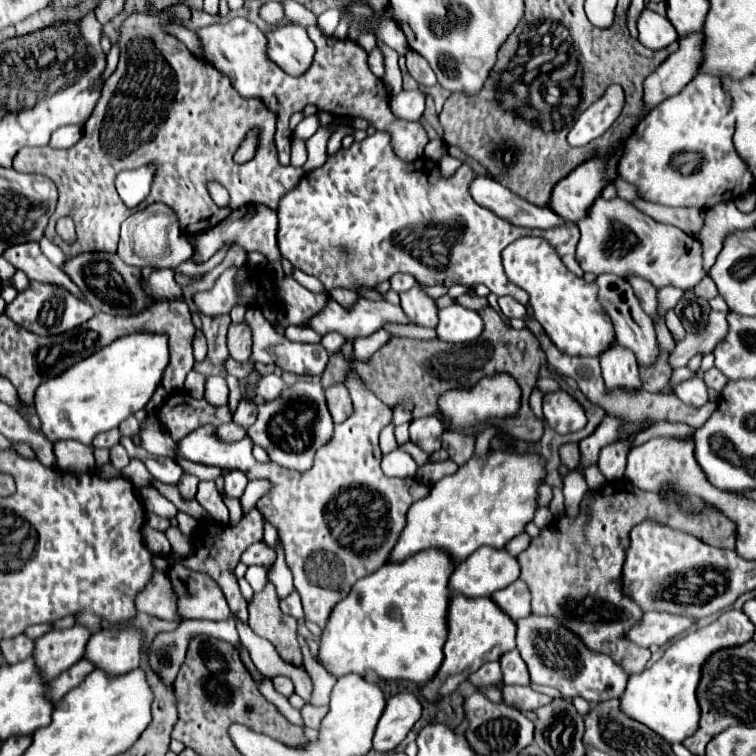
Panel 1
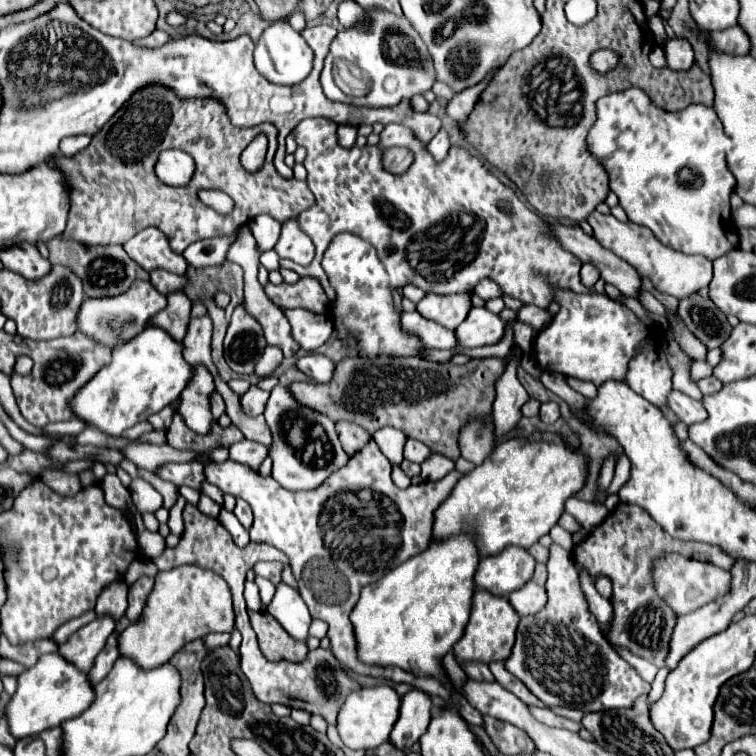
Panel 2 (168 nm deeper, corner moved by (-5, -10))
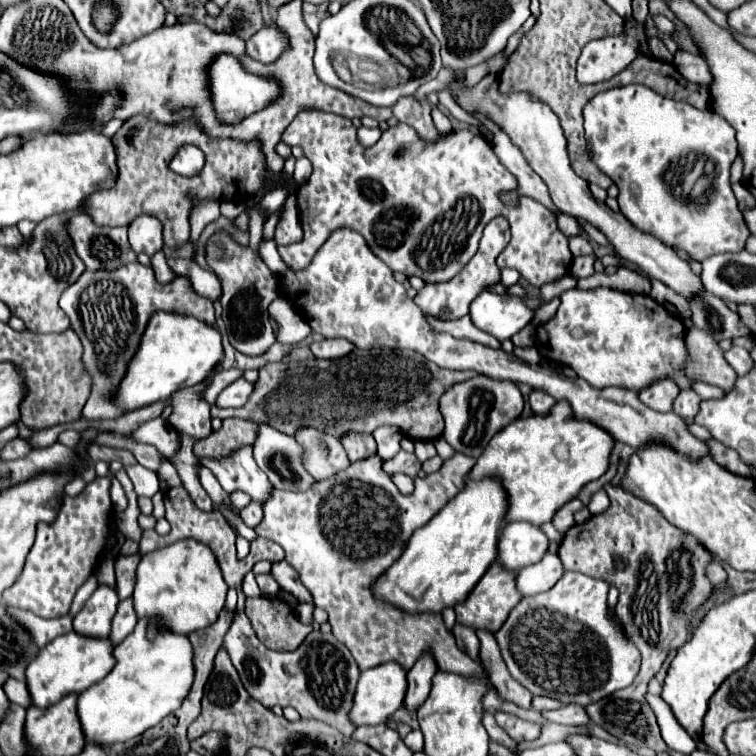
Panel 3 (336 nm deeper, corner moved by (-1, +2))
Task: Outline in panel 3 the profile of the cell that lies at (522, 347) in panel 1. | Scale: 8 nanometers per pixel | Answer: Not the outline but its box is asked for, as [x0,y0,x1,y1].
[211,350,479,440]

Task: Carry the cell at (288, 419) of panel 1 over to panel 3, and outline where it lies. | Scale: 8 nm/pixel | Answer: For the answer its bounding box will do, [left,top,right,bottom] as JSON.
[295,428,351,480]

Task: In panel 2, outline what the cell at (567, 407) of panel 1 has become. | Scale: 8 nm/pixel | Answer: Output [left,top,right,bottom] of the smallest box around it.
[539,402,561,424]

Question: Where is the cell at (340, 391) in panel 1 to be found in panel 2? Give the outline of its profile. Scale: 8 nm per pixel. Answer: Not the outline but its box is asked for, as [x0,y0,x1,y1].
[337,422,371,456]

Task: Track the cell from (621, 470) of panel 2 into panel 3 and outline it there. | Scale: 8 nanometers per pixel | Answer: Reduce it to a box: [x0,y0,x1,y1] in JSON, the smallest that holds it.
[553,498,585,534]

